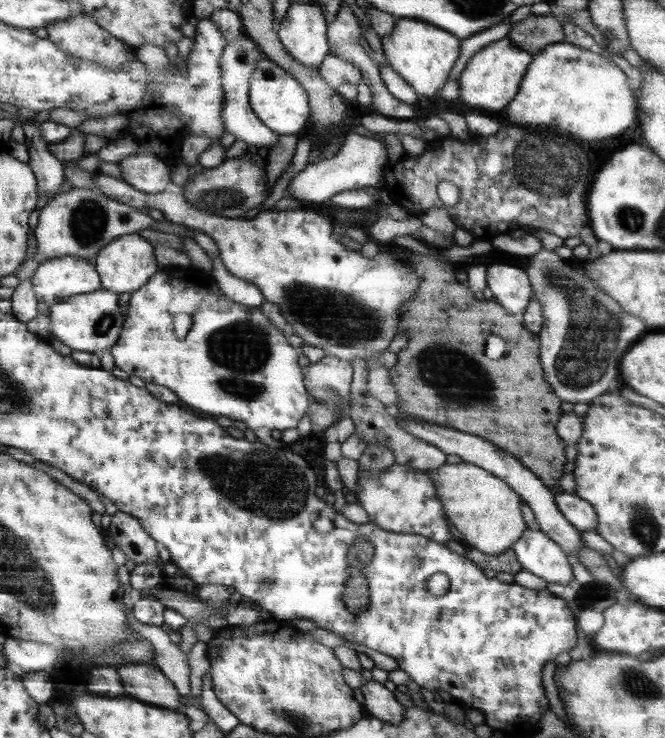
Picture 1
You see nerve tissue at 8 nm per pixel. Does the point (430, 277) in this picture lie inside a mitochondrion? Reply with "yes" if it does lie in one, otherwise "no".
no

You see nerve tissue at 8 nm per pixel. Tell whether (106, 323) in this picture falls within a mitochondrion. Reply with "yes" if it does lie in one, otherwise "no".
yes

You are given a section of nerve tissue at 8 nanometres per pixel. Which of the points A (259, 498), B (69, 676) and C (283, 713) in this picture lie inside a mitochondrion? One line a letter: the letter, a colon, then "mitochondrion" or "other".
A: mitochondrion
B: other
C: mitochondrion

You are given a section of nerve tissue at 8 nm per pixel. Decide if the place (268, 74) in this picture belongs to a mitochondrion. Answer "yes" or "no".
no

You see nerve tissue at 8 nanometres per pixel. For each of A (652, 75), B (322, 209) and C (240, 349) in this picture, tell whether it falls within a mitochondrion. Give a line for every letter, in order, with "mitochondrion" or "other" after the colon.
A: other
B: other
C: mitochondrion

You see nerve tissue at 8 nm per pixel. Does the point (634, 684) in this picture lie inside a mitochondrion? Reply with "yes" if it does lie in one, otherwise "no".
yes

